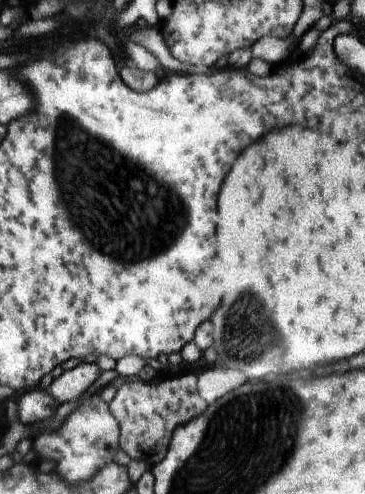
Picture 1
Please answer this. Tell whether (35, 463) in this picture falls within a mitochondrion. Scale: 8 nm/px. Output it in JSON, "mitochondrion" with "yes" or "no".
{"mitochondrion":"no"}

